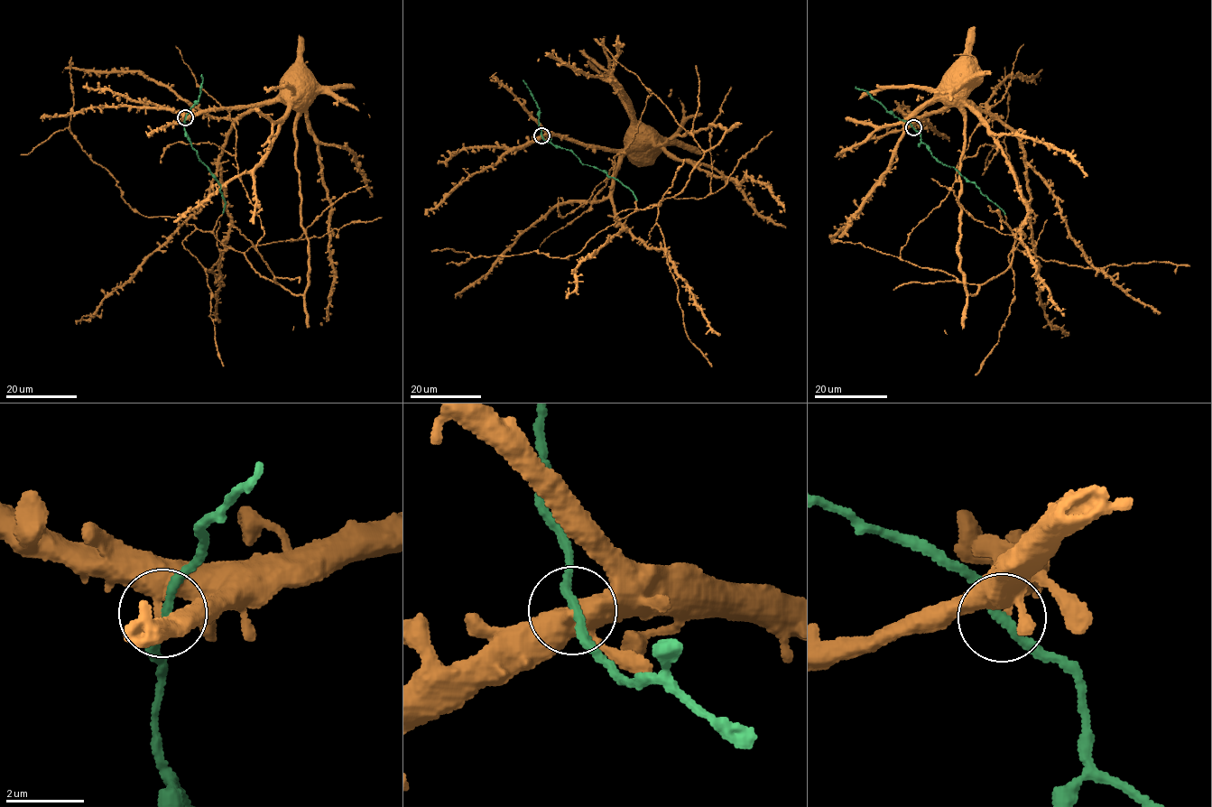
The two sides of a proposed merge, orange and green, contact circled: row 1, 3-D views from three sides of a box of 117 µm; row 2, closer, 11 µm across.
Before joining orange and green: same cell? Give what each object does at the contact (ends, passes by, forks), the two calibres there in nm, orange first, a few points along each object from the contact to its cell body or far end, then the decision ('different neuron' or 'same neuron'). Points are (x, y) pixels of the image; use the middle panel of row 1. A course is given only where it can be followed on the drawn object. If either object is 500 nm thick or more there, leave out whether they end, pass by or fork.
orange ends | green passes by | 440/200 nm | orange via (541, 135), (625, 149), (713, 125), (726, 130), (682, 190), (629, 214), (579, 252), (447, 264) | green via (541, 135), (546, 142), (568, 149), (582, 163), (594, 166), (617, 180), (632, 191), (636, 199) | same neuron

